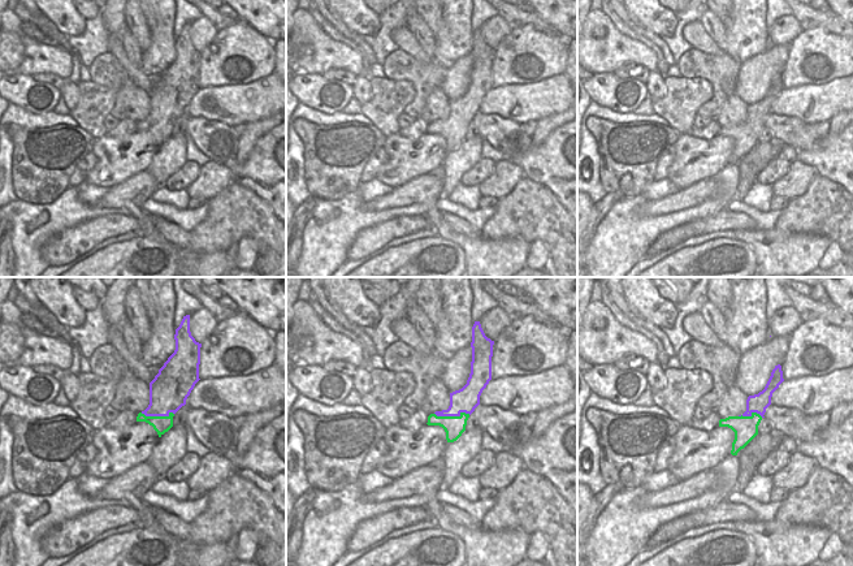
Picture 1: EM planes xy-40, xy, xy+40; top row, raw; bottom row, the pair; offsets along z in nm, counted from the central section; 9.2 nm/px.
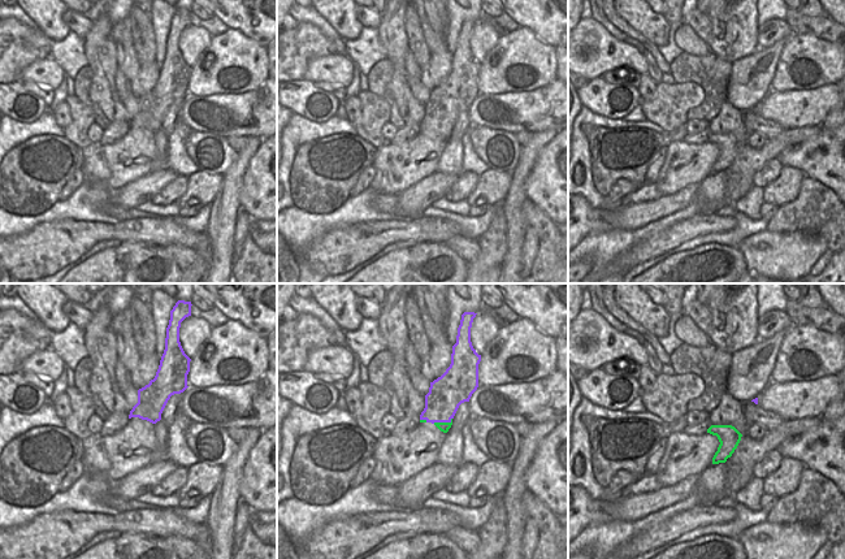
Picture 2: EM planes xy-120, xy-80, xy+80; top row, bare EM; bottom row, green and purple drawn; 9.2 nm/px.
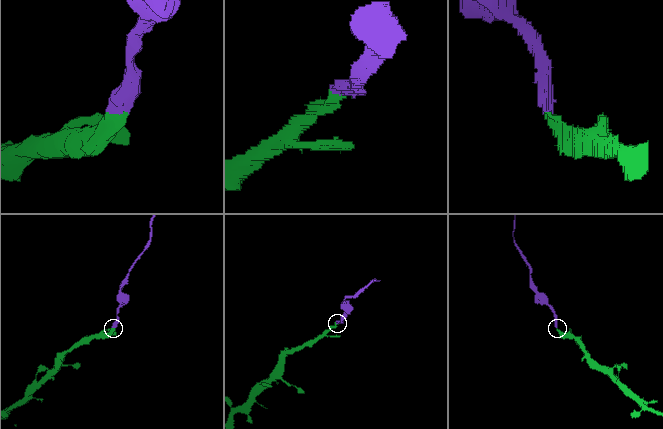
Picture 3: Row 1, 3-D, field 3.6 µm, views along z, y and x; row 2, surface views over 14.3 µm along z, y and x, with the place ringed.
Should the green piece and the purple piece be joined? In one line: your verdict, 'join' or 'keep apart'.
keep apart

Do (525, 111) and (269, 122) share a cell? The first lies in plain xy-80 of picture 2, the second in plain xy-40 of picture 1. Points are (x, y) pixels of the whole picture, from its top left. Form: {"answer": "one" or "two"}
{"answer": "two"}

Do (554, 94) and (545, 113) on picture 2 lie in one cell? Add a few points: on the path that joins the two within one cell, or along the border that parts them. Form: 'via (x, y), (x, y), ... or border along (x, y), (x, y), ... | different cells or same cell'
via (554, 99), (554, 104), (550, 108) | same cell

